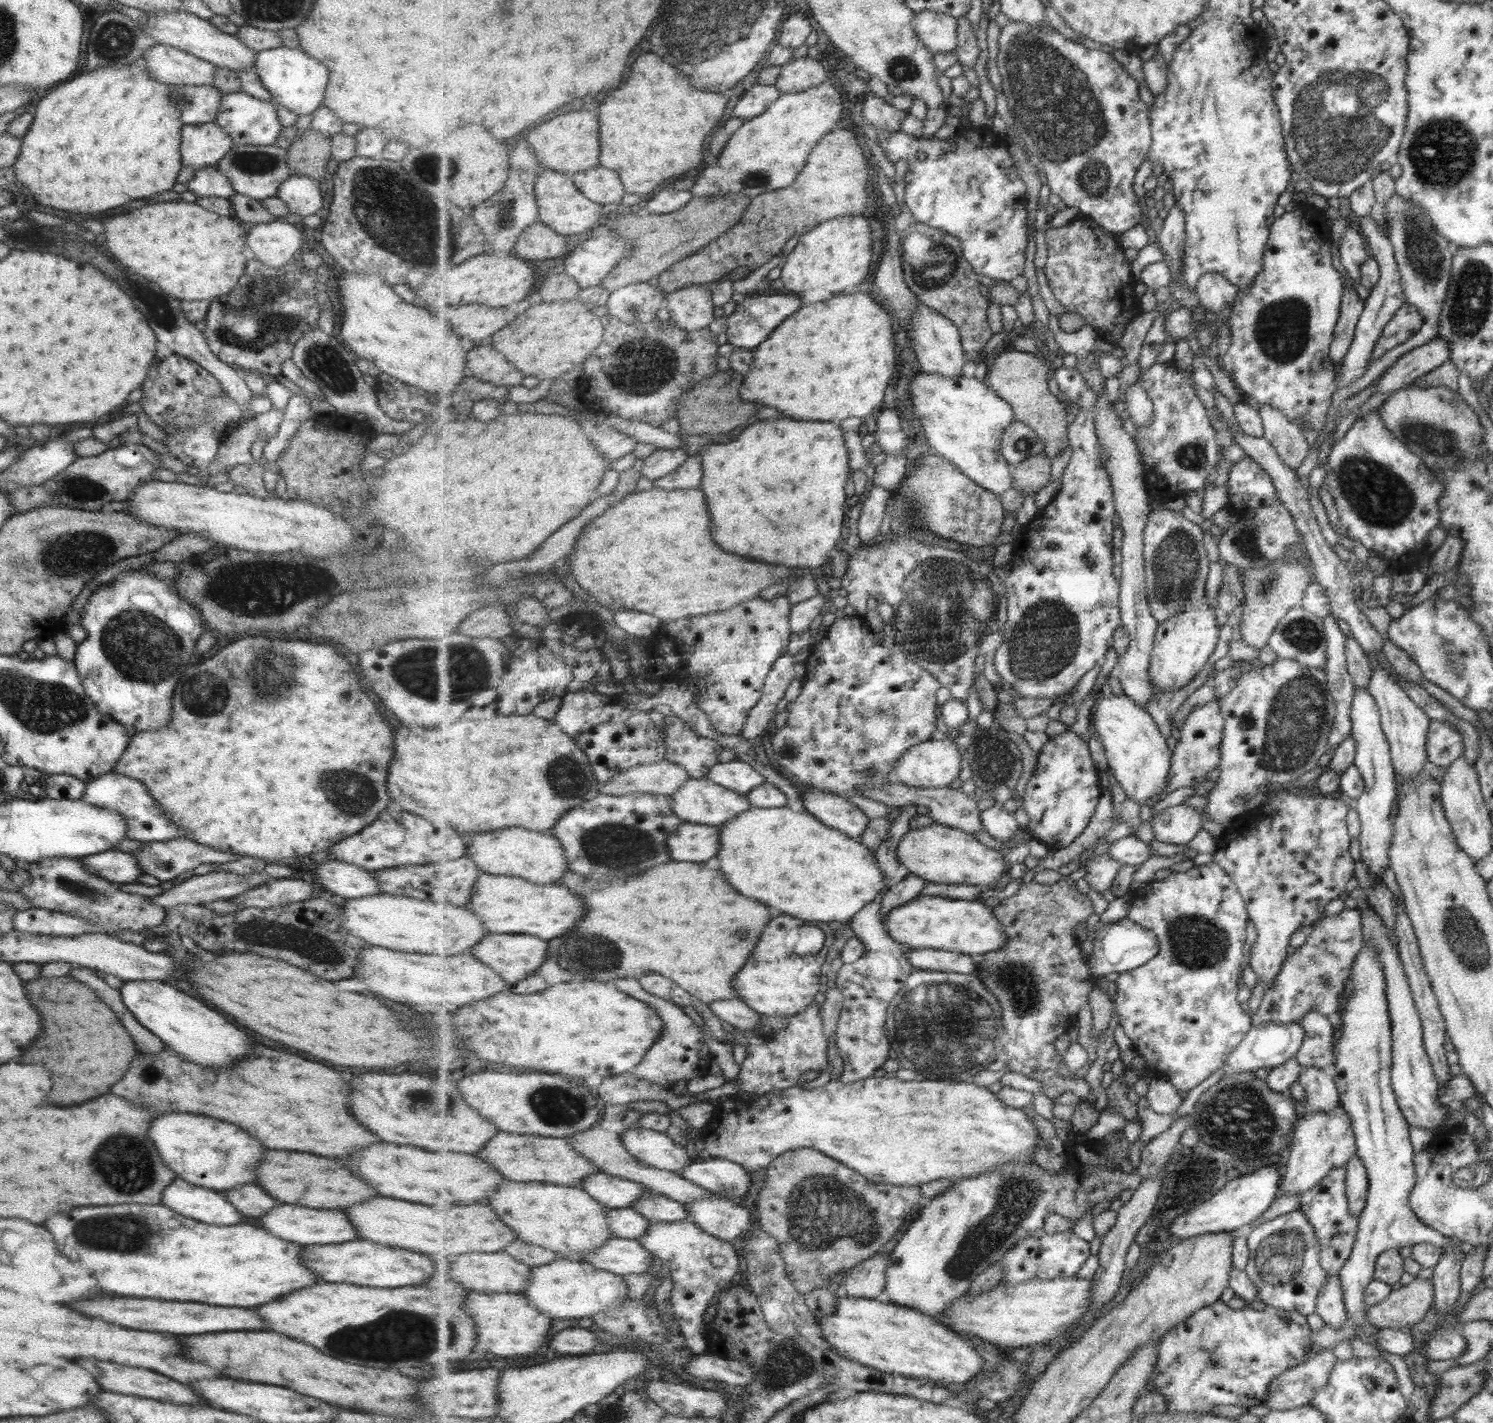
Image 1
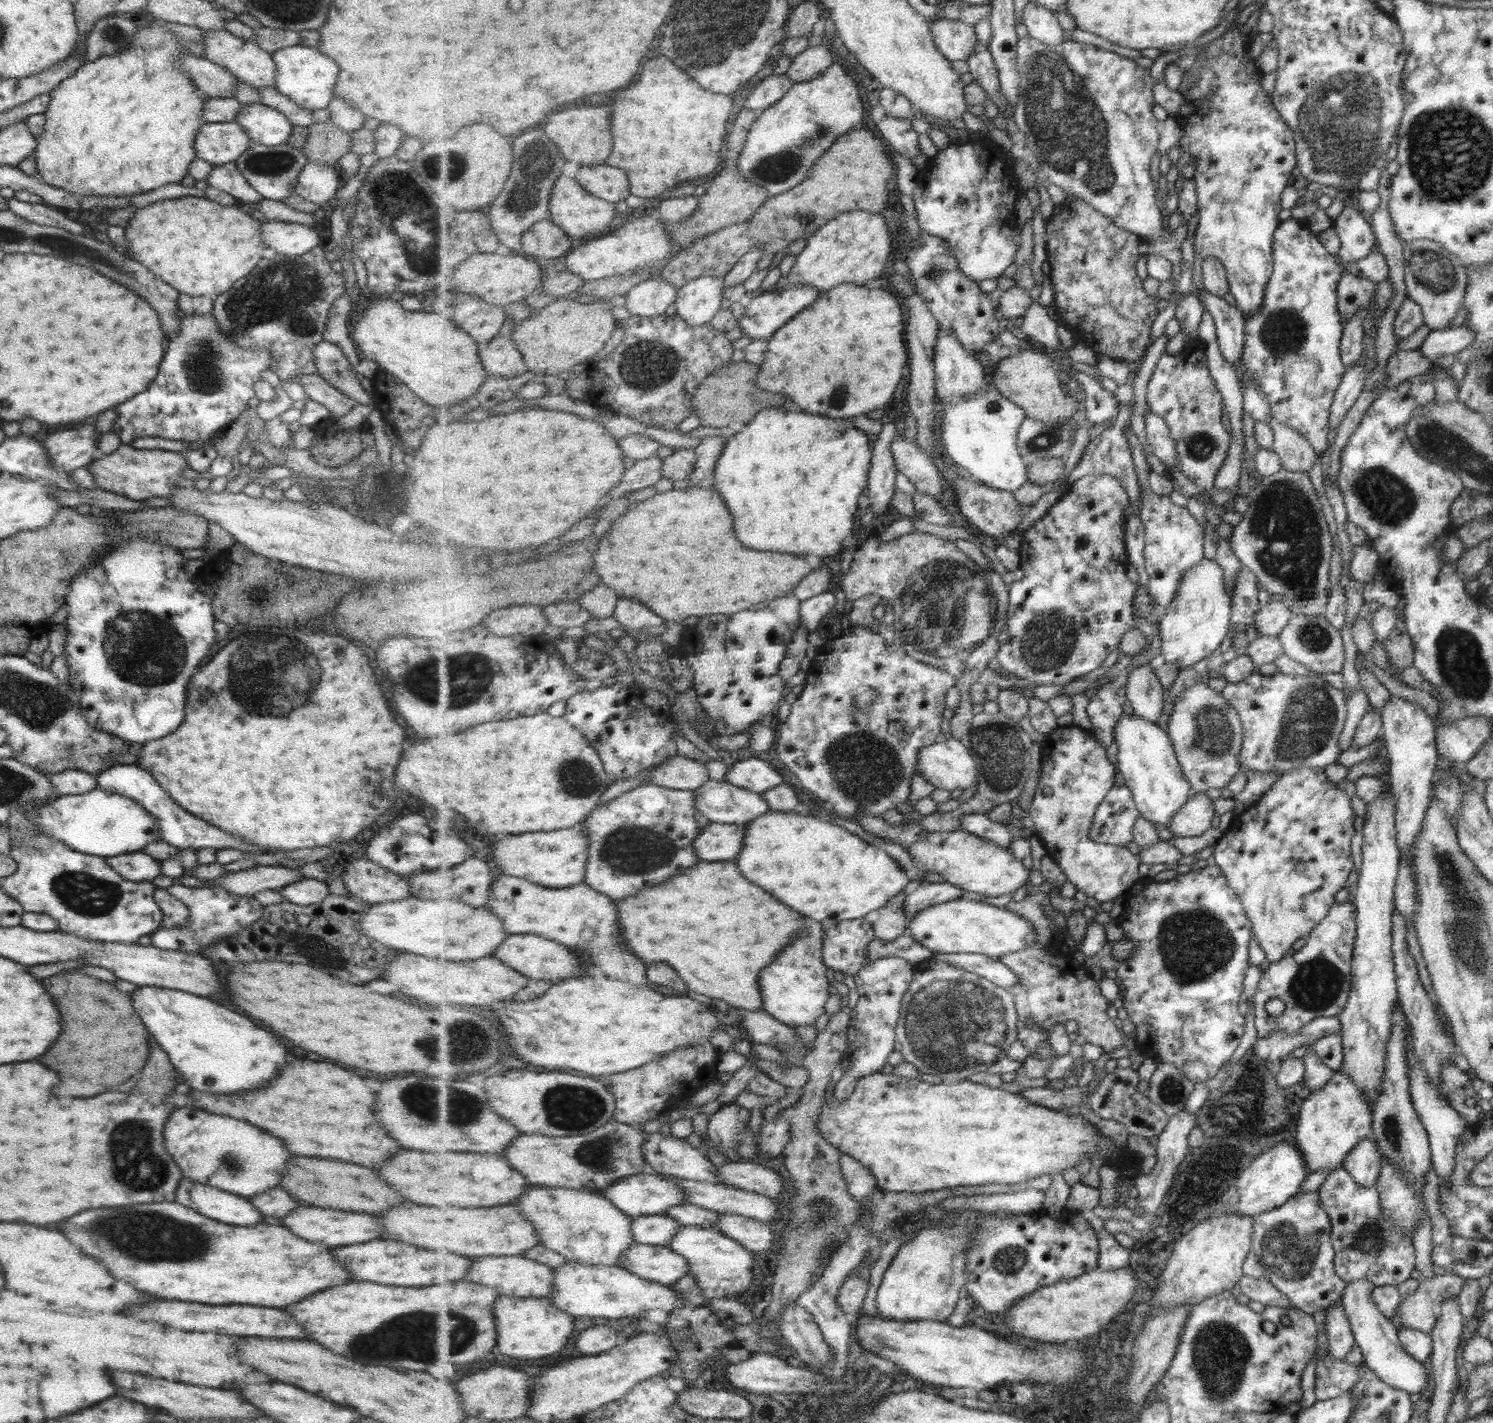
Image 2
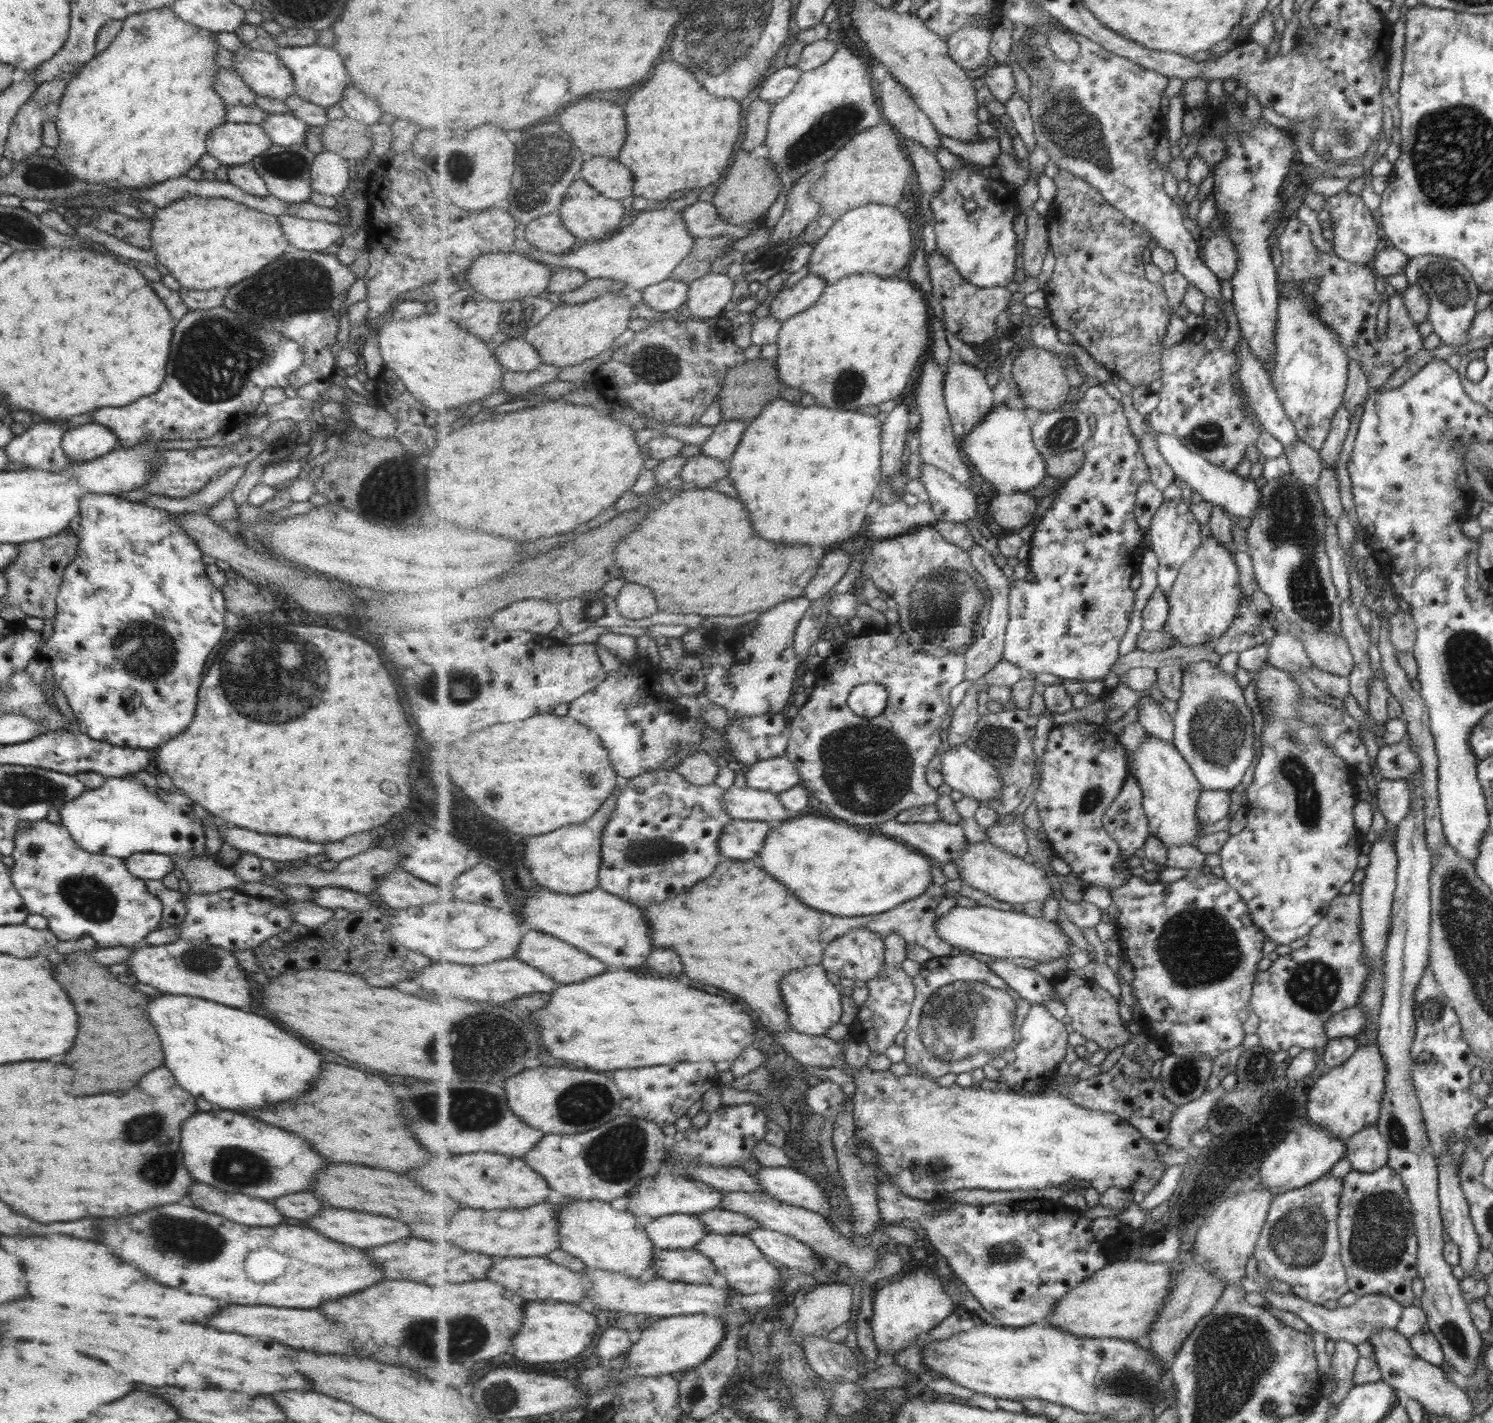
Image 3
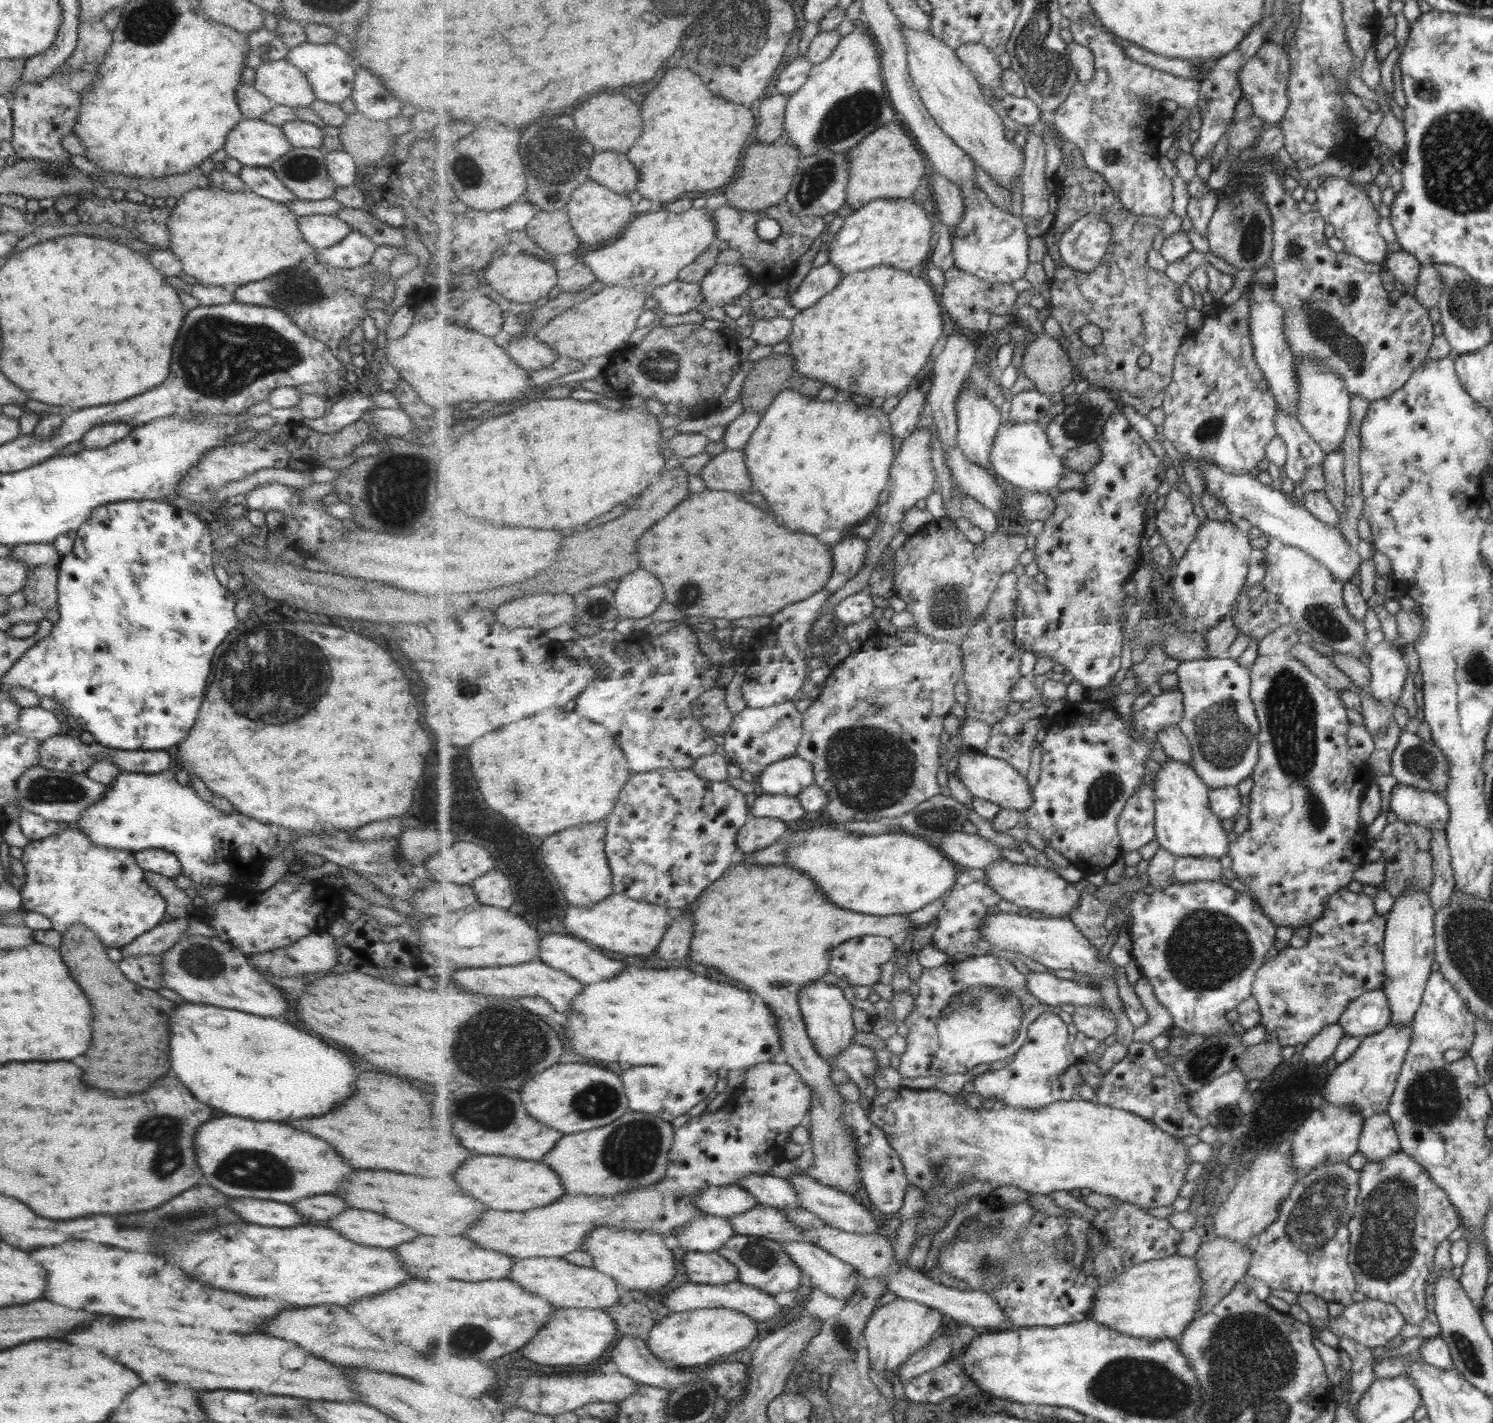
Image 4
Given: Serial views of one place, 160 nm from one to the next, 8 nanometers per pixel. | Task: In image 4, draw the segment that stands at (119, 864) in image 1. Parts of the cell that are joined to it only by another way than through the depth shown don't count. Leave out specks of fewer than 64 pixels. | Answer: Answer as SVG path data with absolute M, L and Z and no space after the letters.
M148 849L132 853L131 855L135 859L137 867L144 872L161 875L168 879L173 879L181 874L179 862L174 854L158 849Z

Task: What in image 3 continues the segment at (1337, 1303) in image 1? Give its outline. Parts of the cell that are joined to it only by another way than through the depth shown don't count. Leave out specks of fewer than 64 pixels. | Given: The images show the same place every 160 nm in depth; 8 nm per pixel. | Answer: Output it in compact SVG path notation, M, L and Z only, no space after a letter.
M1334 1342L1335 1352L1331 1359L1331 1374L1335 1380L1335 1389L1329 1397L1329 1407L1336 1407L1336 1404L1349 1393L1349 1390L1355 1386L1353 1383L1353 1372L1358 1360L1356 1346L1347 1342Z

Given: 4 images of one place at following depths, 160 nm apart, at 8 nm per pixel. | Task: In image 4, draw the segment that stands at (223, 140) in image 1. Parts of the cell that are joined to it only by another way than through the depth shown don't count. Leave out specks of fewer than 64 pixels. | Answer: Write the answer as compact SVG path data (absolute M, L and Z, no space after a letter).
M245 118L229 130L222 144L227 157L250 167L266 167L290 148L280 127L260 119Z

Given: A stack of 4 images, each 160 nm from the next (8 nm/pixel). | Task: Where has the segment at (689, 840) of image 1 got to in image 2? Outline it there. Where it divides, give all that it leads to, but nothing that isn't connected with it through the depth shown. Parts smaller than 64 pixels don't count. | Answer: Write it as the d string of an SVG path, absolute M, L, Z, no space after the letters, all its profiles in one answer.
M713 822L697 838L695 847L703 861L734 861L745 850L746 825L741 823L723 824Z

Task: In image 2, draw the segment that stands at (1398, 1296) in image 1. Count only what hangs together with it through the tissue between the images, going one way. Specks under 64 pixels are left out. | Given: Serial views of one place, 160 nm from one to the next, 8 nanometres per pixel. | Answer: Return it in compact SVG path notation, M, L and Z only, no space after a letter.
M1447 1271L1443 1275L1422 1277L1409 1297L1399 1301L1397 1312L1391 1322L1396 1327L1405 1327L1429 1333L1435 1323L1435 1308L1443 1299L1455 1299L1463 1278Z

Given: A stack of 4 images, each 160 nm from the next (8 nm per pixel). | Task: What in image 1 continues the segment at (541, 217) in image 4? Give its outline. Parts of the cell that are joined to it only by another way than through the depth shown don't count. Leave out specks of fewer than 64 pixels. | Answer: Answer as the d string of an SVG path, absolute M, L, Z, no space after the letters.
M539 220L521 233L512 253L531 263L545 260L559 262L569 254L567 248L565 235Z

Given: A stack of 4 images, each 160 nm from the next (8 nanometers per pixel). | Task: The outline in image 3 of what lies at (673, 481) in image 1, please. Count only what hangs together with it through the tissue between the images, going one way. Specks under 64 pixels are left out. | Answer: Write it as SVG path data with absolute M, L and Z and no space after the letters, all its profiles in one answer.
M735 420L721 421L714 426L713 433L700 446L701 454L711 458L718 458L721 462L730 460L735 454L735 450L737 450L747 428L747 424L743 424L743 422Z

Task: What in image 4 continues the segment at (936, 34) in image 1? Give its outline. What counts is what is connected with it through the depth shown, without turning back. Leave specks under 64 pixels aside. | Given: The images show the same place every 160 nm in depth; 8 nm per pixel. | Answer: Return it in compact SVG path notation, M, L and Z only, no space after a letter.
M968 42L958 46L956 53L972 70L972 73L976 75L976 79L982 85L985 85L990 90L994 87L1003 90L1002 74L1005 69L1001 68L999 55L995 54L988 46Z

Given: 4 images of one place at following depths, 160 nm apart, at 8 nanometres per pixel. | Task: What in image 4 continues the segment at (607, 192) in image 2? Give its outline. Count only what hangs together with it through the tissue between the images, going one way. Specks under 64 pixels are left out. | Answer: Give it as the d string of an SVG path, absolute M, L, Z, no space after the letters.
M597 151L592 161L591 177L621 194L638 190L640 171L629 155L614 151Z

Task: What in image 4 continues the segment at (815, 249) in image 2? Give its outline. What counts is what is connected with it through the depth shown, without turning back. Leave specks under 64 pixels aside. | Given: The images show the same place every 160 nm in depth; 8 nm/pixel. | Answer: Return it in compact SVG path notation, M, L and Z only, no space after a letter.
M877 199L857 209L844 219L840 231L835 234L828 250L831 264L840 266L845 275L887 265L899 270L918 271L932 254L933 230L931 221L919 204L909 199Z

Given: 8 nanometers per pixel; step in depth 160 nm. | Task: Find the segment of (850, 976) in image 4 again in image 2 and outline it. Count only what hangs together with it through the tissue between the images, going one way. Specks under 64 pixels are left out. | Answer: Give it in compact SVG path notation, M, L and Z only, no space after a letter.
M867 918L828 925L824 938L824 962L836 975L854 978L871 962L868 960L868 946L875 939L874 923Z

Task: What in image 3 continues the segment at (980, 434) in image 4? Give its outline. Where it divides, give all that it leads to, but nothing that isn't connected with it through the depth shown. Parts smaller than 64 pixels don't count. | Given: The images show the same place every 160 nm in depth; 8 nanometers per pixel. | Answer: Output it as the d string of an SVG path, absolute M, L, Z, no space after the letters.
M952 356L948 367L945 370L946 376L944 381L944 394L946 399L946 407L951 416L954 433L960 440L965 440L966 436L973 432L975 428L979 428L979 424L989 416L989 412L993 412L992 408L995 406L993 400L993 390L987 380L983 371L966 364L963 361Z

